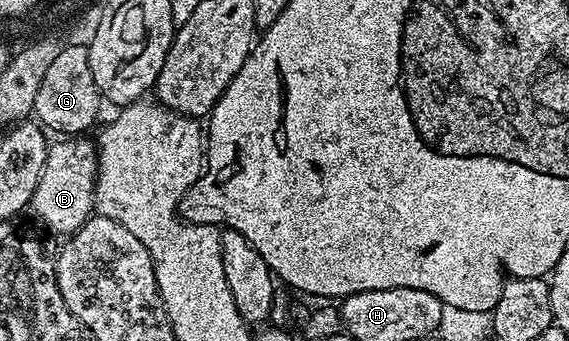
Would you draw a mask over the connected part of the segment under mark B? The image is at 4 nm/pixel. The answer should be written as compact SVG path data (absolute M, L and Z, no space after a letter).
M61 137L58 143L50 142L46 163L35 185L31 202L34 211L53 231L72 233L90 218L93 206L93 189L97 180L97 145L92 138Z

